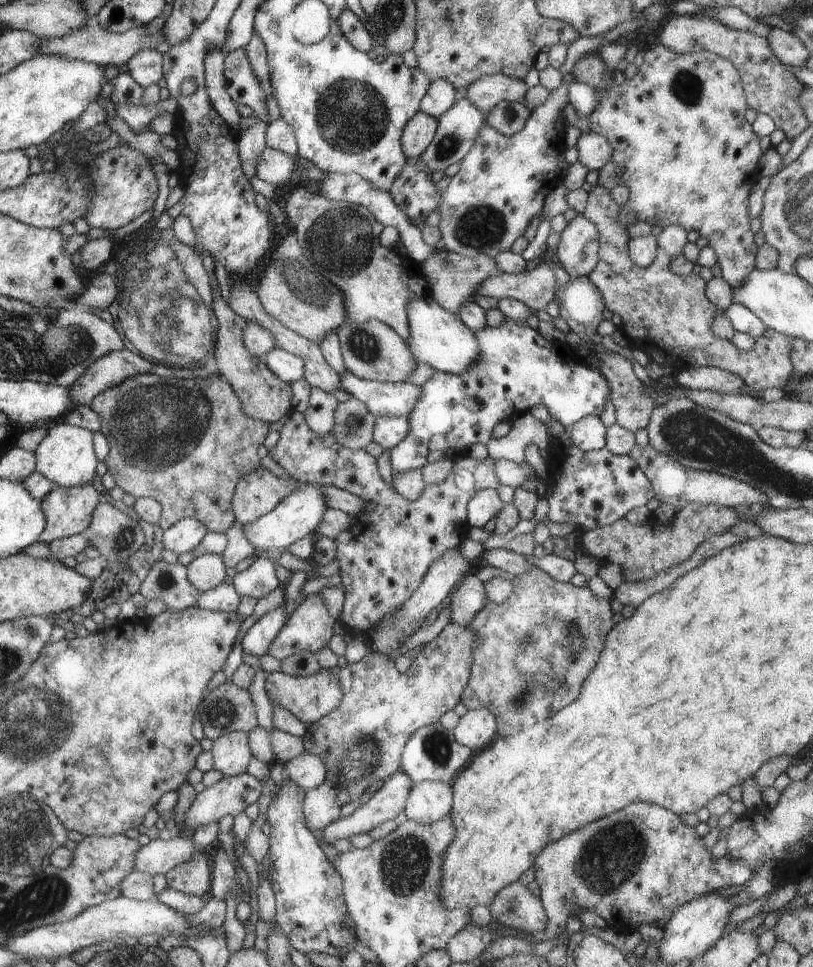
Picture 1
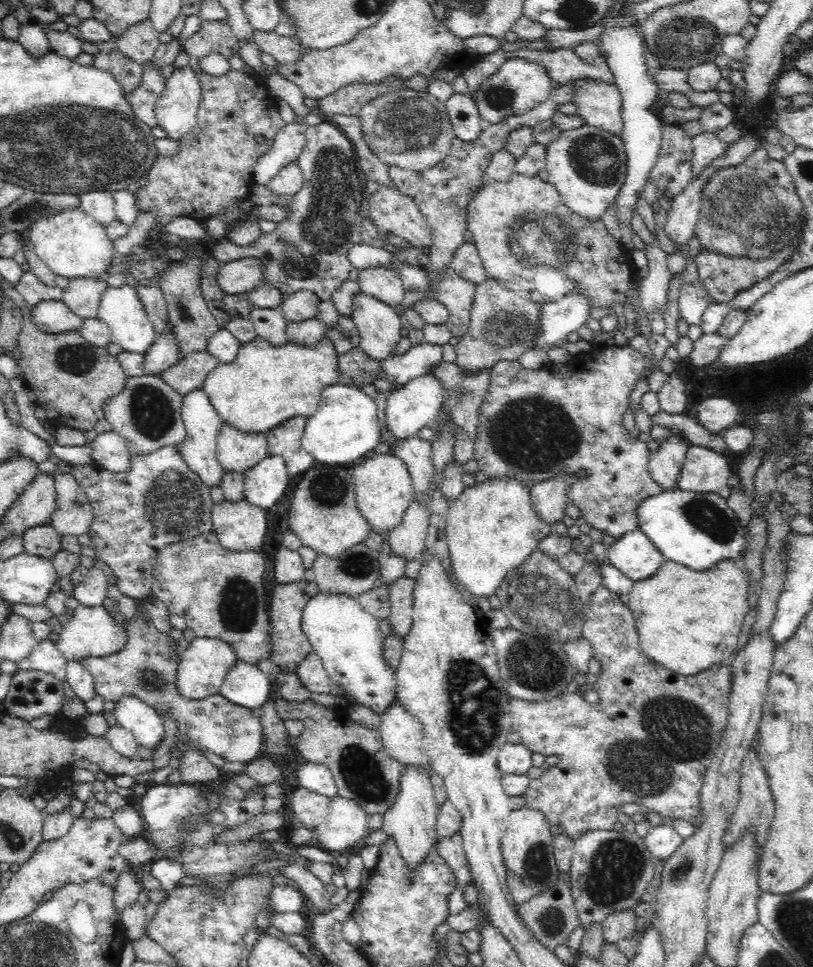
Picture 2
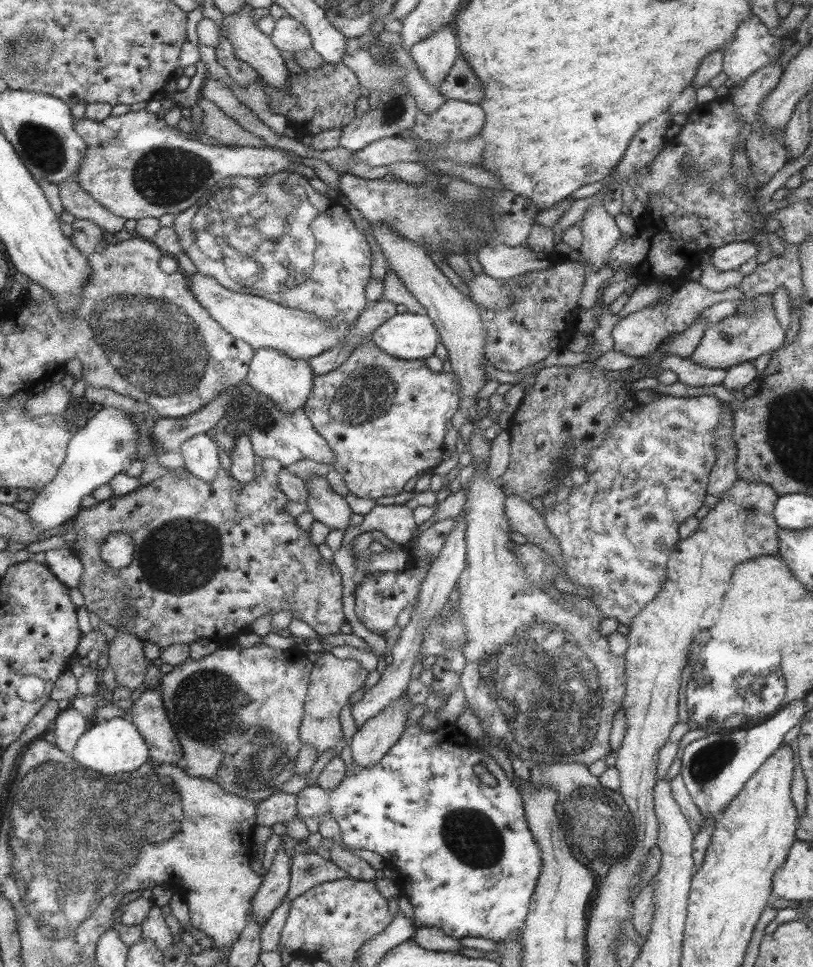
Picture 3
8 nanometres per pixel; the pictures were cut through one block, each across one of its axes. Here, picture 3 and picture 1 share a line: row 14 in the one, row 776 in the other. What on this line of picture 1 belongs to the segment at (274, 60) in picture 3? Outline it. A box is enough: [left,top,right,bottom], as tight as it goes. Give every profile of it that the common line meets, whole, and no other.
[177,772,261,832]

